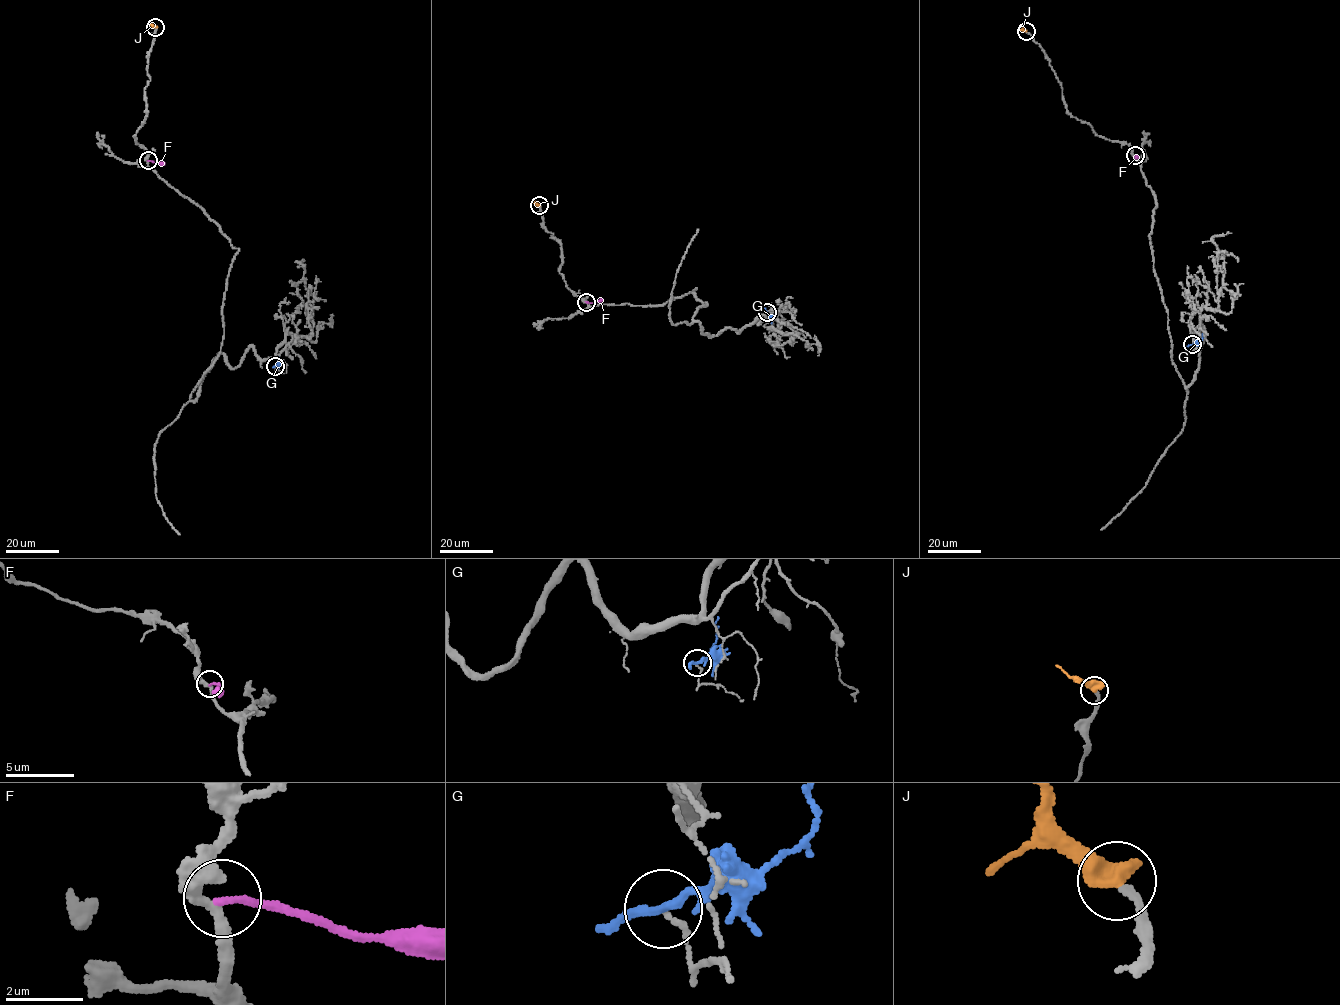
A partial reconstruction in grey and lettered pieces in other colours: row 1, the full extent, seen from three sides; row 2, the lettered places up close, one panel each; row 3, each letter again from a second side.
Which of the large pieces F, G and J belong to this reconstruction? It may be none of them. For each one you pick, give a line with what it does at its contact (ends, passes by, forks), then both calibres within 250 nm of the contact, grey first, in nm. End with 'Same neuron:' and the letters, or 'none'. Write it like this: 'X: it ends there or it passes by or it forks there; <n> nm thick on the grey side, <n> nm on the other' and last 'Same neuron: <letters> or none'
J: it ends there; 180 nm thick on the grey side, 600 nm on the other
Same neuron: J

